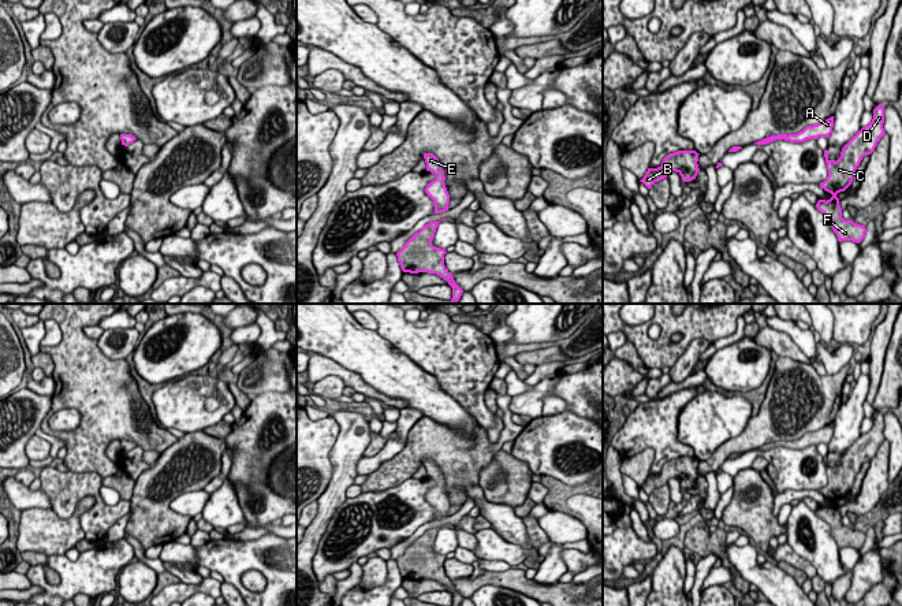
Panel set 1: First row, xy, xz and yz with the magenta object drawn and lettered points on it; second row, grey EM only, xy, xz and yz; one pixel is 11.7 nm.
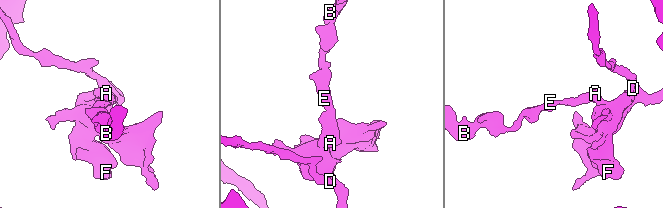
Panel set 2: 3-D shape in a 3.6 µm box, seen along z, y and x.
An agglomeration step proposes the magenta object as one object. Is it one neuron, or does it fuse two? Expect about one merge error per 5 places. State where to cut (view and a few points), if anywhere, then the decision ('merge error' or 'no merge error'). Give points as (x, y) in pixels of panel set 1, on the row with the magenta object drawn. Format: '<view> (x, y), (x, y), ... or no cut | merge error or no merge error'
no cut | no merge error

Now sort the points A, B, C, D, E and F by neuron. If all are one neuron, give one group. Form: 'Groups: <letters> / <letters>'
Groups: A B C D E F

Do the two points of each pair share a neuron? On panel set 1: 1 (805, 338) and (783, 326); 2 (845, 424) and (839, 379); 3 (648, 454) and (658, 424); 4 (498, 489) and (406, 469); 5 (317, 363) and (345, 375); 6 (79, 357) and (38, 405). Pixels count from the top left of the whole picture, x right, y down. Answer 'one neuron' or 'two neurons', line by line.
1: one neuron
2: two neurons
3: two neurons
4: two neurons
5: one neuron
6: two neurons

